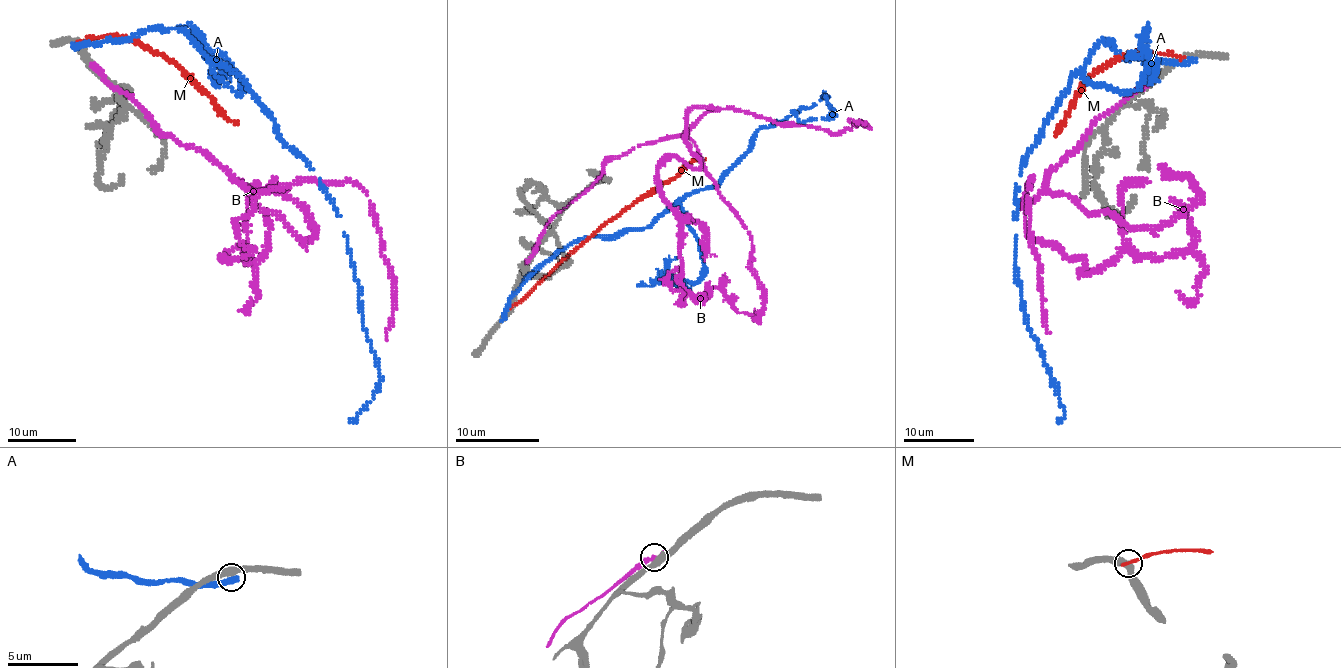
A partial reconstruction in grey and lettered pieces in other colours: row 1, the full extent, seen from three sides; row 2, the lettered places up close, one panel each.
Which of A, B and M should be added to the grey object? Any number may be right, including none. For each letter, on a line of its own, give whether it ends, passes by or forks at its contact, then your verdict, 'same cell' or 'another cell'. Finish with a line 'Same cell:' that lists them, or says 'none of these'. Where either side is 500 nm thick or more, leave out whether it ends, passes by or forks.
A: another cell
B: it ends | another cell
M: it ends | another cell
Same cell: none of these

